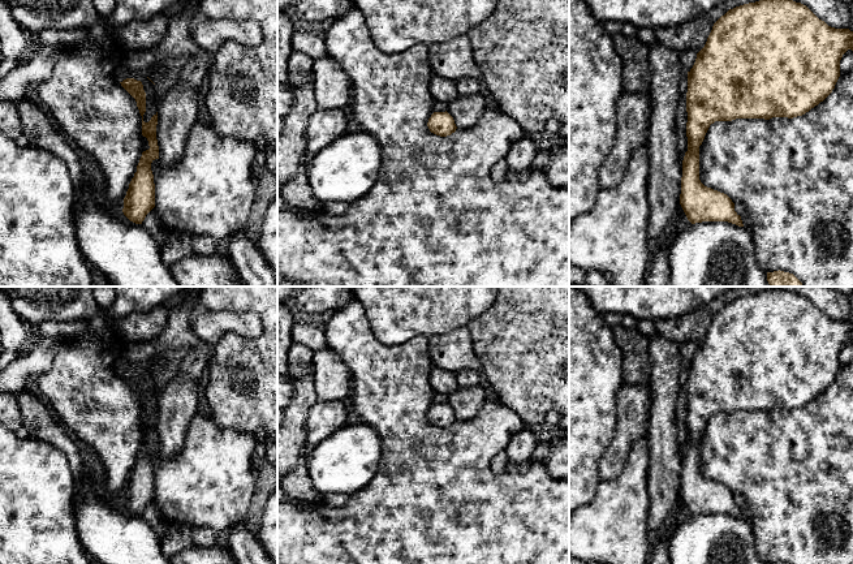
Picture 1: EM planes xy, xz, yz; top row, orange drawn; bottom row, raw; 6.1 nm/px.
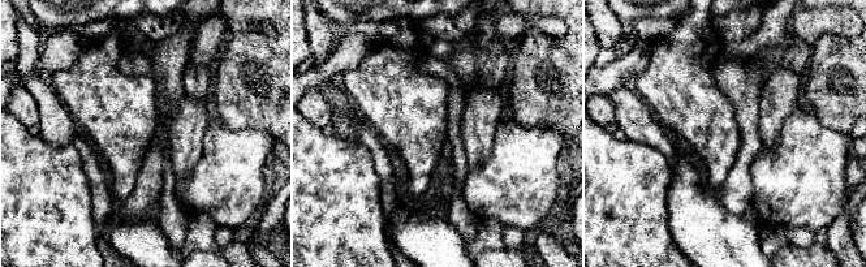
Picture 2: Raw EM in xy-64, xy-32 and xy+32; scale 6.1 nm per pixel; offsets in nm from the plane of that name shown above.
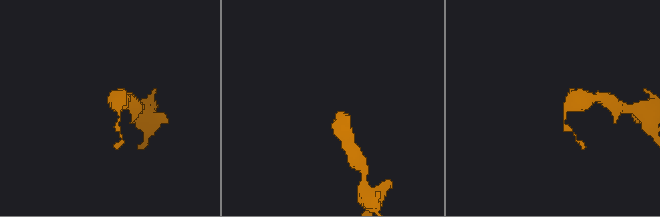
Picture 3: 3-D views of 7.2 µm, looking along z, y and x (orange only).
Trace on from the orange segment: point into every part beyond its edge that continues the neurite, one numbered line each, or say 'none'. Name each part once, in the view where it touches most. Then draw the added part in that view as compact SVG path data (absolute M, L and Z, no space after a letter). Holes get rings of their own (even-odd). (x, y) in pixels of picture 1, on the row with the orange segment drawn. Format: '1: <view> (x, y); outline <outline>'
none

